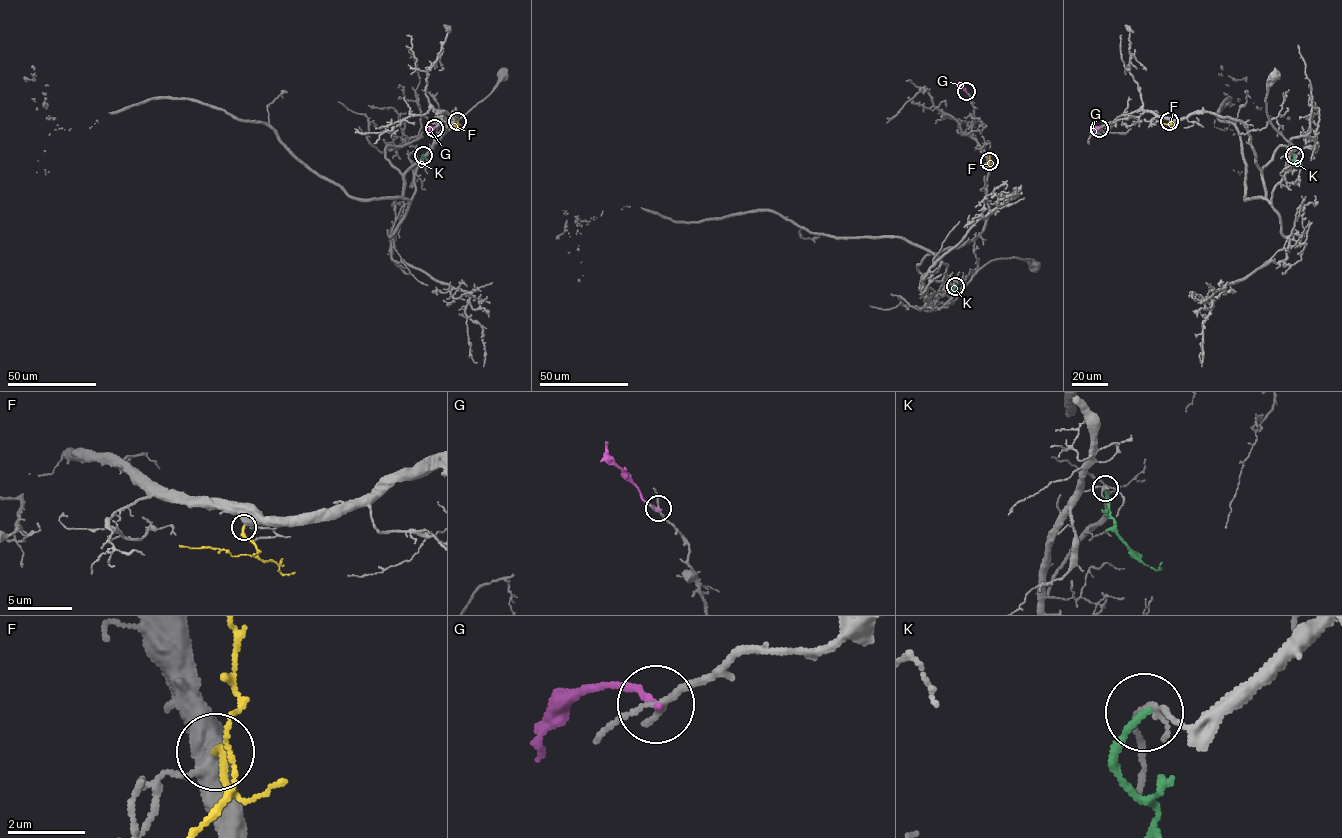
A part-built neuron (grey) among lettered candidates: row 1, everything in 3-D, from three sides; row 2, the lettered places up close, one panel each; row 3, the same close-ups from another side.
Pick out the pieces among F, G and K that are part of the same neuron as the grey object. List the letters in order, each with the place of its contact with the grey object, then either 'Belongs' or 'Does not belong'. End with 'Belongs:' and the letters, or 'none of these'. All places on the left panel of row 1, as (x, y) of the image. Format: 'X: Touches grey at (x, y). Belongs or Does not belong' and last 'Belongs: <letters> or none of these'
F: Touches grey at (457, 121). Belongs
G: Touches grey at (434, 128). Does not belong
K: Touches grey at (423, 155). Does not belong
Belongs: F

